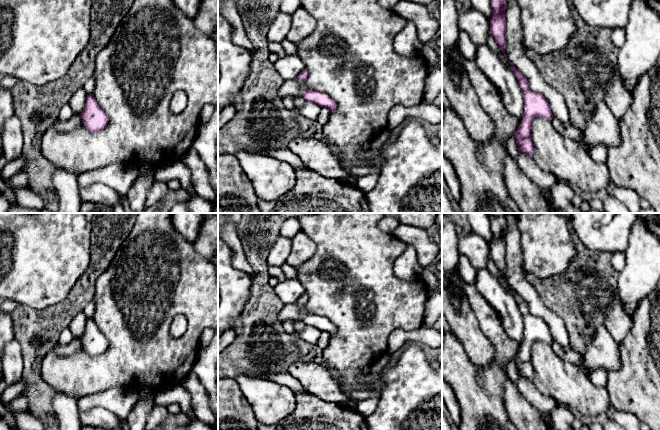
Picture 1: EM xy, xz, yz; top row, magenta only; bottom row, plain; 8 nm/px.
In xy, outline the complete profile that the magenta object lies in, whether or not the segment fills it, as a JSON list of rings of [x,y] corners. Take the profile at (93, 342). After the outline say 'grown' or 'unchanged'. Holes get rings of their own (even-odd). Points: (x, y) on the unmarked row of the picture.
[[[94,318],[87,319],[83,335],[79,341],[83,349],[90,355],[100,355],[109,346],[108,340],[99,331]]]; unchanged

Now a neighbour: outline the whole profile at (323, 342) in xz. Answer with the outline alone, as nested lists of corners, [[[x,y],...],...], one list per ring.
[[[321,331],[319,340],[316,345],[323,351],[329,345],[329,340],[330,340],[330,334],[328,332]]]

